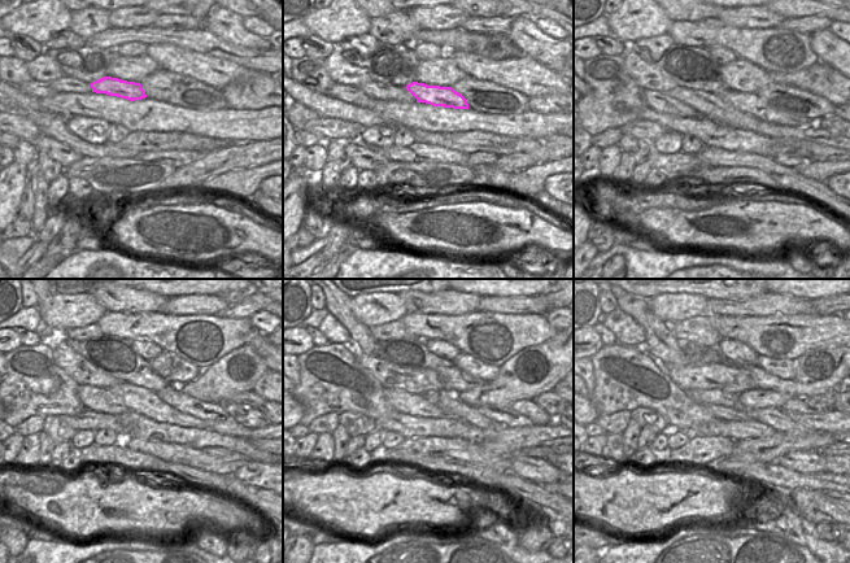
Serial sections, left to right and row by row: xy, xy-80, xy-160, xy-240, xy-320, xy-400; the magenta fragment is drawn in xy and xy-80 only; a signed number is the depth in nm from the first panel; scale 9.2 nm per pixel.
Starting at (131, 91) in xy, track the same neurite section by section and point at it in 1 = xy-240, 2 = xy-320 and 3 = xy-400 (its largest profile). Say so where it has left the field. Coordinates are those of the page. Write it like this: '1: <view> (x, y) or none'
1: xy-240 (171, 395)
2: xy-320 (506, 417)
3: xy-400 (835, 422)

